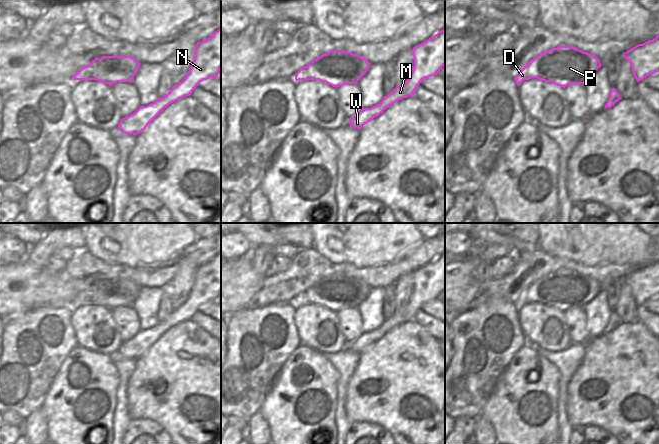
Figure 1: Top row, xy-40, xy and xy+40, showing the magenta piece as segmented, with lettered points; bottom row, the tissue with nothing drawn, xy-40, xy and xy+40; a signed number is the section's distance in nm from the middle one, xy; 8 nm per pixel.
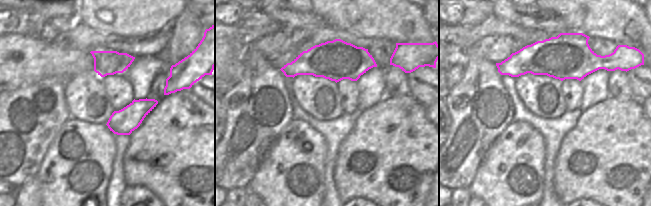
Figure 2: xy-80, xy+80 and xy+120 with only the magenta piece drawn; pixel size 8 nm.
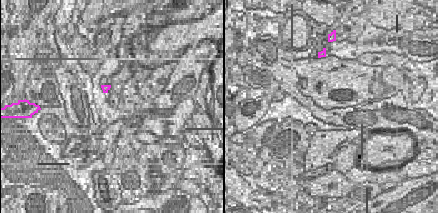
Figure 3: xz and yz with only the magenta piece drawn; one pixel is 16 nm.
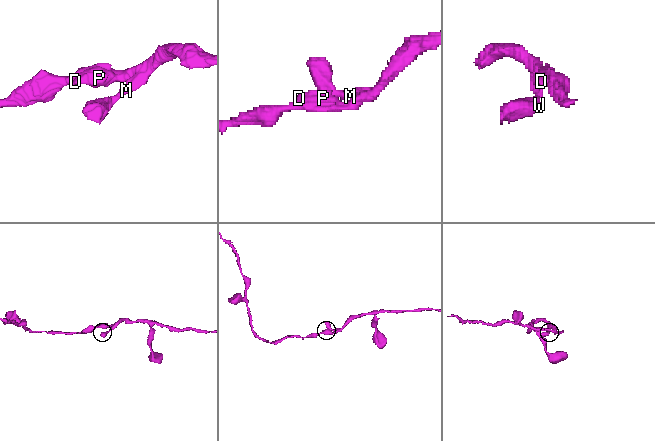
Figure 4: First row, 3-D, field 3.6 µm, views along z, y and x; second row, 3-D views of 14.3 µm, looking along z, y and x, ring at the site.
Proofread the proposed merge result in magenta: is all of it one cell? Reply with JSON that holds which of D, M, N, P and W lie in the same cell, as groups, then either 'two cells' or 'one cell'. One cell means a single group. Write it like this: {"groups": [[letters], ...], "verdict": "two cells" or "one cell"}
{"groups": [["D", "M", "N", "P", "W"]], "verdict": "one cell"}

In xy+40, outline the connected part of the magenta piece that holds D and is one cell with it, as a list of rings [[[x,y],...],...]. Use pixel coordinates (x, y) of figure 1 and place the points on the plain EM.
[[[559,270],[530,284],[514,303],[518,310],[523,304],[537,302],[565,312],[569,308],[584,308],[601,290],[600,284],[593,278],[583,276],[573,270]]]

